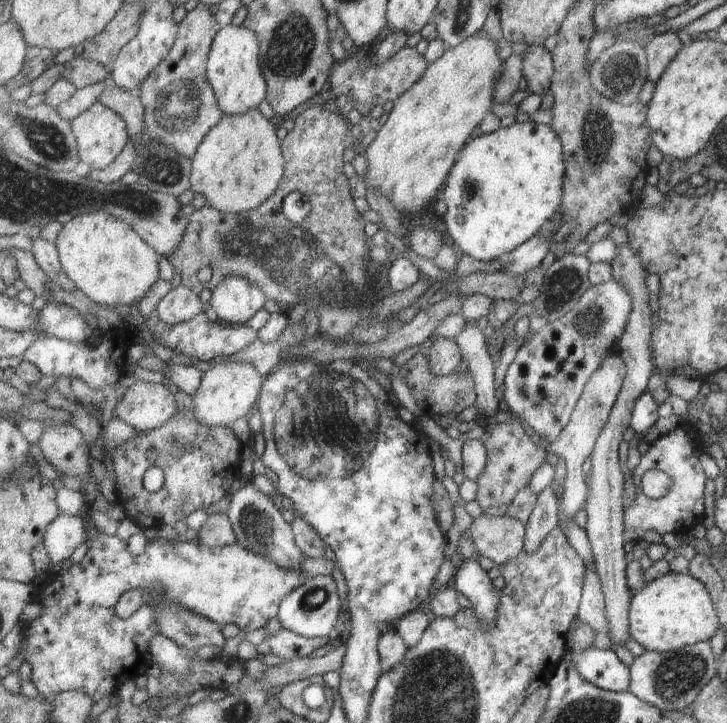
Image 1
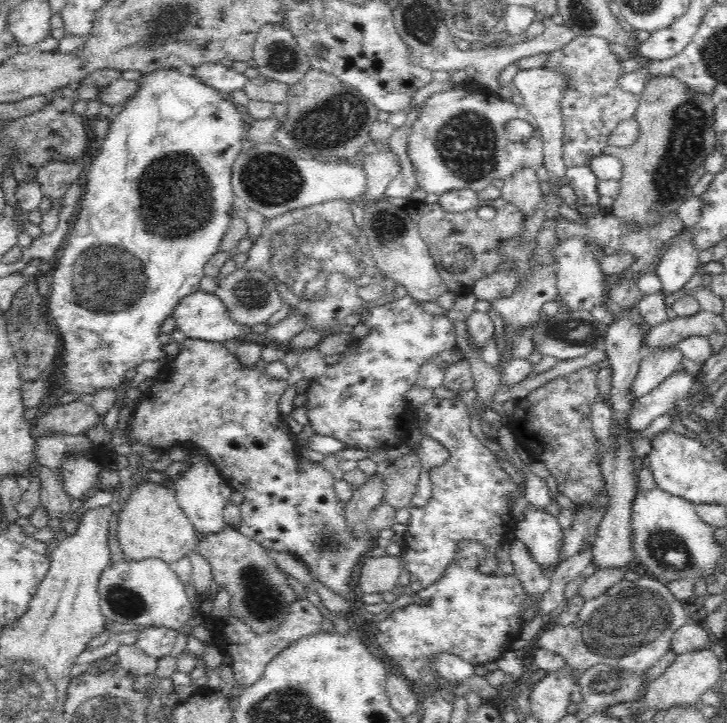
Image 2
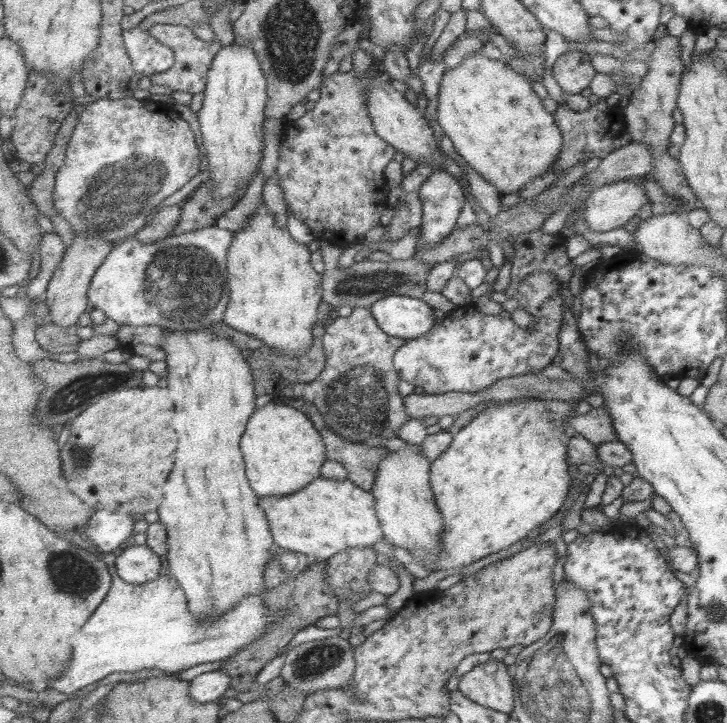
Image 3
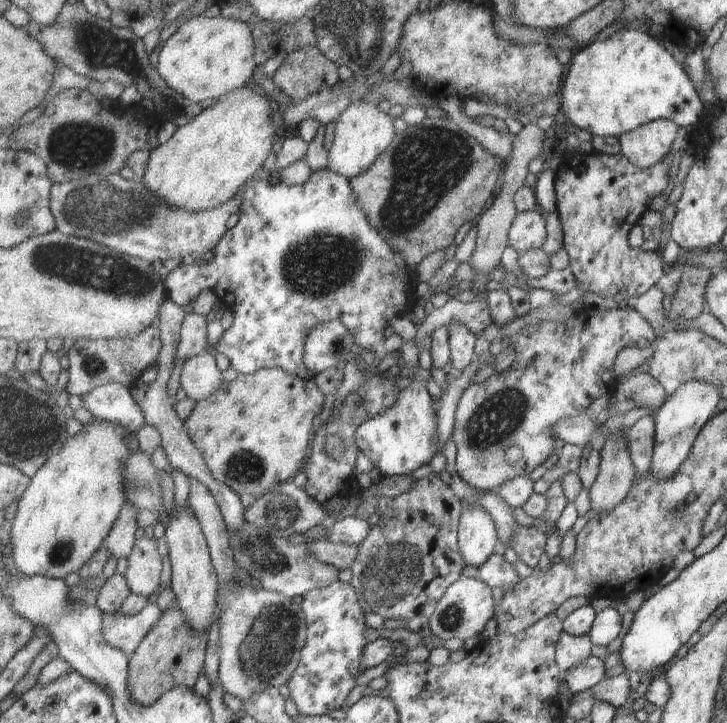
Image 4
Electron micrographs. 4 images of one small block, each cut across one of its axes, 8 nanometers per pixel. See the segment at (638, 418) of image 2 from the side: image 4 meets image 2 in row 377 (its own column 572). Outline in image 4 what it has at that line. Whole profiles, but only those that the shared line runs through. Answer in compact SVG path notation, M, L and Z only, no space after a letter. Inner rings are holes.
M590 655L575 668L569 668L563 672L563 682L569 688L569 692L578 693L587 688L591 689L603 679L603 662L599 658Z

